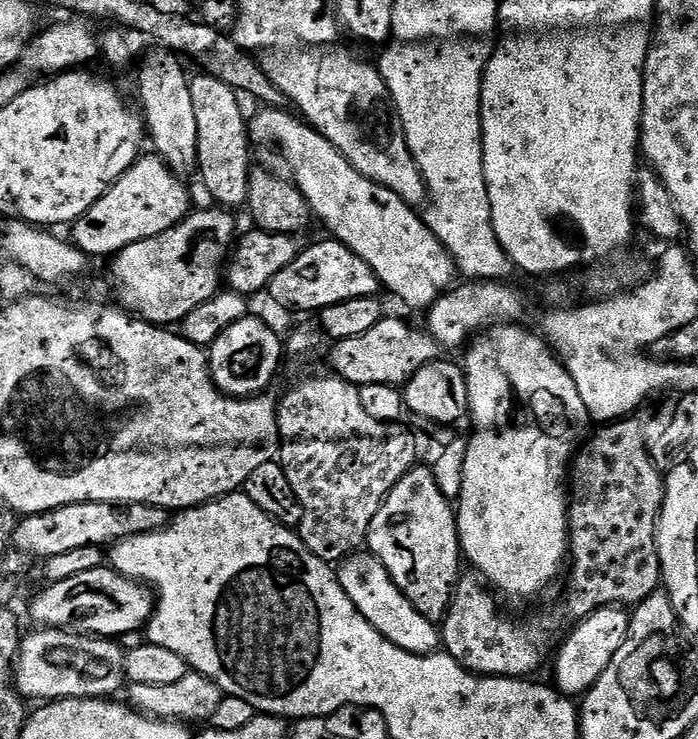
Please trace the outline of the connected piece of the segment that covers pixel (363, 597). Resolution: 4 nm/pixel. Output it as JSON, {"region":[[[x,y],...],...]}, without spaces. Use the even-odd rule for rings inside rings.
{"region":[[[369,552],[353,553],[337,569],[339,584],[364,618],[392,645],[415,656],[429,656],[439,651],[442,634],[439,627],[425,618],[409,602],[379,559]]]}

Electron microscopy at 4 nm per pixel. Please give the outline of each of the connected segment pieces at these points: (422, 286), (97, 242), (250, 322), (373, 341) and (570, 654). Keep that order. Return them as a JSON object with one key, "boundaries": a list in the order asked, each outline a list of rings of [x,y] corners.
{"boundaries":[[[[270,107],[260,111],[264,112],[250,120],[251,143],[280,151],[313,217],[321,220],[335,239],[354,250],[374,270],[385,289],[389,288],[402,303],[427,310],[453,287],[452,279],[458,276],[456,261],[428,229],[417,209],[402,202],[394,190],[386,190],[386,186],[358,174],[346,157],[299,115]]],[[[159,154],[141,155],[140,159],[122,174],[108,190],[90,206],[81,217],[71,225],[71,243],[80,248],[89,258],[95,256],[105,256],[111,258],[117,252],[122,251],[126,246],[134,242],[142,242],[146,238],[154,238],[174,226],[178,226],[188,217],[188,213],[193,211],[192,196],[188,193],[188,188],[183,179],[172,173],[172,168],[167,161]]],[[[247,315],[212,343],[208,352],[208,366],[212,369],[212,380],[225,396],[247,398],[269,391],[268,387],[280,368],[280,355],[285,355],[285,352],[279,334],[270,330],[258,317]]],[[[381,318],[377,324],[370,326],[370,330],[366,330],[366,334],[358,334],[358,338],[335,341],[331,345],[333,347],[331,371],[357,386],[365,384],[403,386],[415,372],[441,359],[441,345],[437,344],[434,337],[423,327],[411,328],[404,320],[388,319]]],[[[620,606],[600,608],[581,619],[556,656],[556,691],[569,698],[580,698],[595,686],[606,666],[610,666],[614,654],[618,654],[626,642],[629,623],[629,613]]]]}

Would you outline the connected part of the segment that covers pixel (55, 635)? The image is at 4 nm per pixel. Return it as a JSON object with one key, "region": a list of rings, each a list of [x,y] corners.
{"region":[[[41,627],[23,637],[20,655],[14,665],[16,691],[25,701],[51,702],[53,700],[98,700],[112,698],[126,684],[124,657],[119,643],[99,635],[79,636],[67,627]]]}

